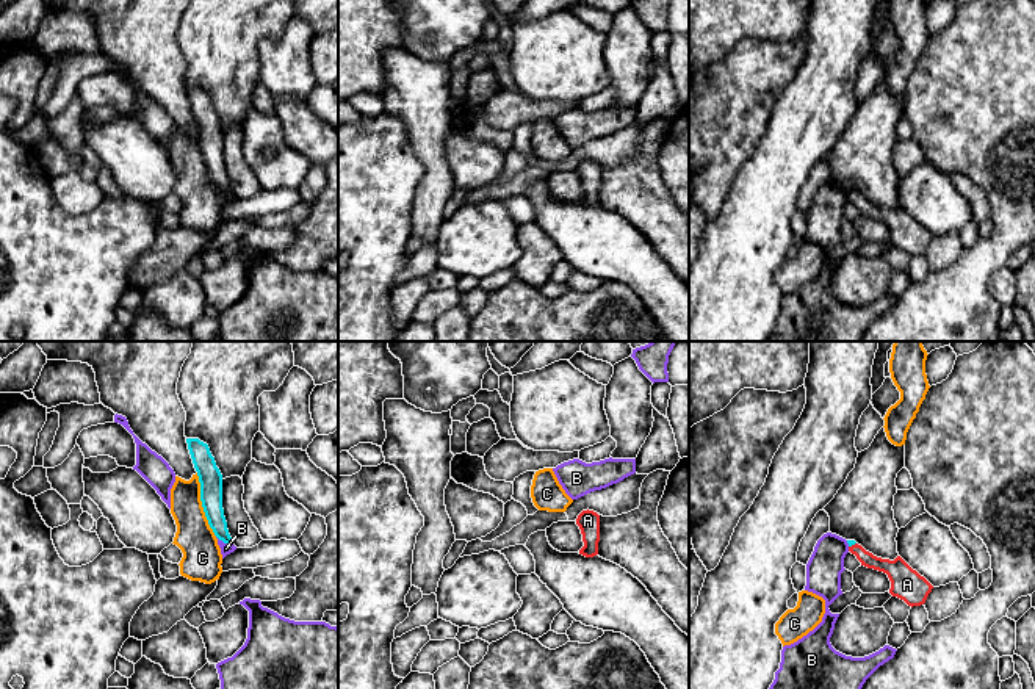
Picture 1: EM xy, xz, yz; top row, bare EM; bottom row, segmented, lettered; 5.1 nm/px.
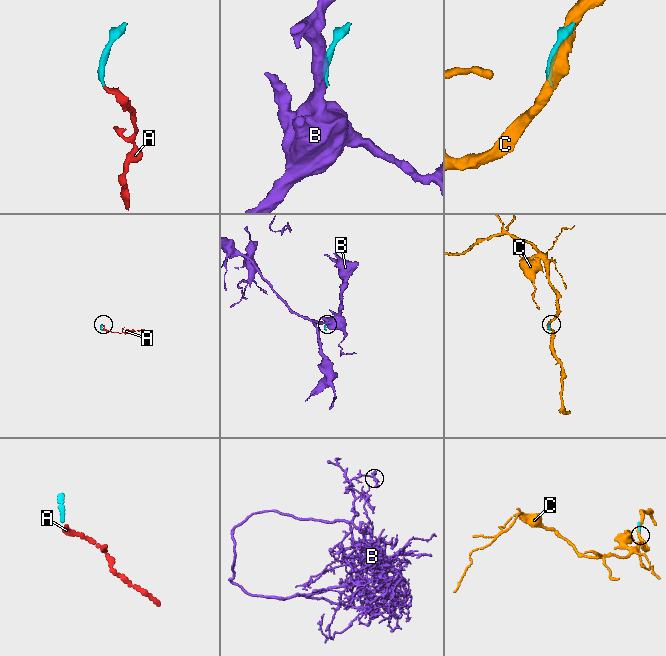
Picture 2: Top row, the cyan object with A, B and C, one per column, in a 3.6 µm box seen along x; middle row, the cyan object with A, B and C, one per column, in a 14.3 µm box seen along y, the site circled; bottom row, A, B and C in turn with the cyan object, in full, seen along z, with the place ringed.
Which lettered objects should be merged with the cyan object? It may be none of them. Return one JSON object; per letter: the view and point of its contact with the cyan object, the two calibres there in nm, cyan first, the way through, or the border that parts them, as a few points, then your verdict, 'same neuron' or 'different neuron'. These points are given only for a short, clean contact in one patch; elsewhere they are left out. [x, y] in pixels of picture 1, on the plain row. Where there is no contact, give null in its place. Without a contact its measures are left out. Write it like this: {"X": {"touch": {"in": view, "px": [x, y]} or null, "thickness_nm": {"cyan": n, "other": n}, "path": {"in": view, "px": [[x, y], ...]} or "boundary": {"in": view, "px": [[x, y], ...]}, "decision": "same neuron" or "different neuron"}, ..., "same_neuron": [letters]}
{"A": {"touch": {"in": "yz", "px": [852, 193]}, "thickness_nm": {"cyan": 30, "other": 90}, "path": {"in": "yz", "px": [[851, 191], [852, 193], [869, 210], [893, 218]]}, "decision": "same neuron"}, "B": {"touch": {"in": "xy", "px": [224, 191]}, "thickness_nm": {"cyan": 110, "other": 60}, "boundary": {"in": "xy", "px": [[216, 185], [232, 193]]}, "decision": "different neuron"}, "C": {"touch": {"in": "xy", "px": [202, 154]}, "thickness_nm": {"cyan": 120, "other": 190}, "decision": "different neuron"}, "same_neuron": ["A"]}

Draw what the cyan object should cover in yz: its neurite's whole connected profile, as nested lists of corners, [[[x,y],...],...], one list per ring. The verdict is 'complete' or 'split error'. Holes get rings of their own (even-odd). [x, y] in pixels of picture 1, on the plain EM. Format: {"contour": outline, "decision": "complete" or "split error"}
{"contour": [[[847,189],[849,200],[856,205],[861,215],[888,224],[891,230],[889,243],[903,249],[908,255],[921,255],[925,252],[933,235],[913,219],[900,205],[894,210],[882,208],[866,200],[855,189]]], "decision": "split error"}

